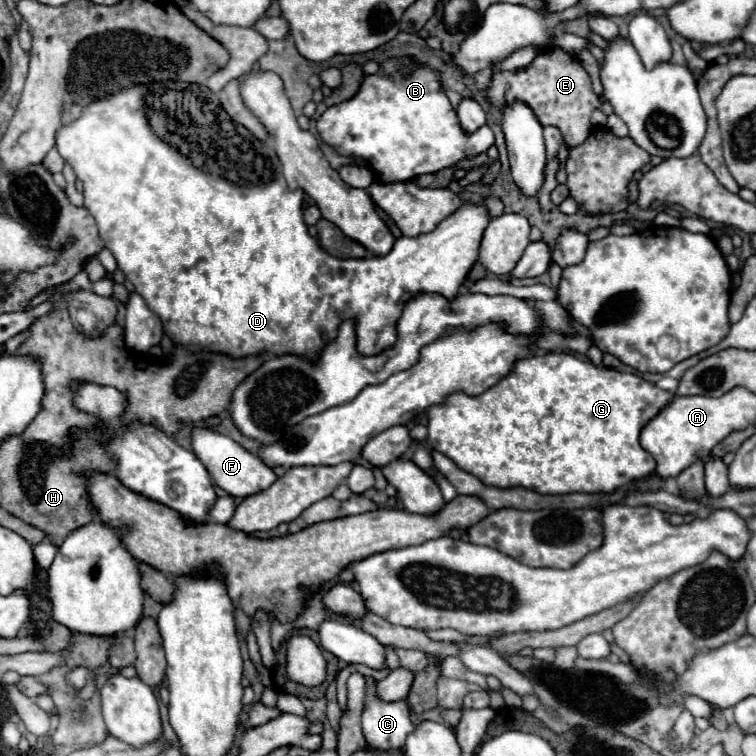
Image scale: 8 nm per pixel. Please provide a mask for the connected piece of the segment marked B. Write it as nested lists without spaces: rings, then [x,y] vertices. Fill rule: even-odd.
[[[386,59],[380,63],[380,71],[374,75],[364,75],[360,89],[348,101],[328,107],[322,117],[316,121],[316,129],[322,135],[322,141],[334,149],[338,155],[364,159],[374,179],[380,183],[396,183],[396,181],[412,181],[424,173],[436,173],[446,167],[454,167],[456,159],[466,159],[484,153],[494,145],[494,133],[488,125],[482,125],[474,133],[456,131],[456,111],[452,109],[440,81],[440,73],[430,65],[418,65],[410,59]]]

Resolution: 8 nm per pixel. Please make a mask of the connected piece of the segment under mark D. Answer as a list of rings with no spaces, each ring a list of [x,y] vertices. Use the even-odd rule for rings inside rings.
[[[156,83],[156,85],[132,85],[126,89],[118,89],[110,95],[104,95],[102,99],[92,101],[90,105],[82,107],[82,115],[78,119],[74,119],[68,125],[62,125],[58,129],[56,135],[56,149],[60,153],[60,157],[74,169],[76,177],[82,181],[84,185],[84,207],[90,211],[90,215],[96,219],[98,223],[98,233],[100,239],[104,241],[106,249],[110,249],[110,253],[114,255],[114,259],[118,261],[118,267],[124,271],[126,279],[136,287],[136,291],[144,297],[146,305],[150,311],[154,311],[164,325],[164,333],[172,337],[174,343],[192,347],[192,349],[206,349],[206,351],[224,351],[226,355],[256,355],[256,351],[268,351],[268,355],[286,355],[286,353],[294,353],[294,355],[304,355],[306,359],[316,359],[316,355],[320,353],[320,349],[336,337],[338,325],[346,319],[346,317],[354,317],[358,321],[356,333],[358,333],[358,351],[364,355],[376,355],[388,347],[392,347],[392,343],[396,341],[396,321],[402,315],[402,307],[408,299],[420,295],[420,293],[440,293],[448,299],[454,299],[458,293],[458,287],[462,285],[466,273],[470,271],[470,267],[474,265],[474,261],[478,259],[478,247],[480,247],[480,239],[484,233],[484,227],[490,221],[490,215],[486,211],[484,205],[472,205],[472,203],[464,203],[454,215],[450,215],[448,219],[444,219],[432,233],[428,235],[420,235],[420,237],[400,237],[396,239],[392,251],[388,255],[382,257],[364,257],[364,259],[336,259],[332,255],[328,255],[314,237],[310,237],[308,227],[302,219],[302,197],[304,191],[302,189],[294,189],[290,191],[286,185],[286,179],[282,175],[282,167],[280,167],[280,159],[276,155],[276,151],[272,149],[270,143],[262,143],[258,141],[246,127],[234,123],[228,113],[222,109],[216,93],[212,93],[204,83],[186,83],[184,85],[184,93],[188,93],[186,97],[190,99],[190,115],[192,119],[202,127],[208,125],[210,129],[210,149],[208,149],[208,165],[196,167],[192,165],[192,161],[188,157],[184,157],[176,147],[172,147],[170,143],[164,143],[150,127],[146,111],[144,111],[144,95],[146,91],[160,91],[160,87],[172,87],[172,83]]]

